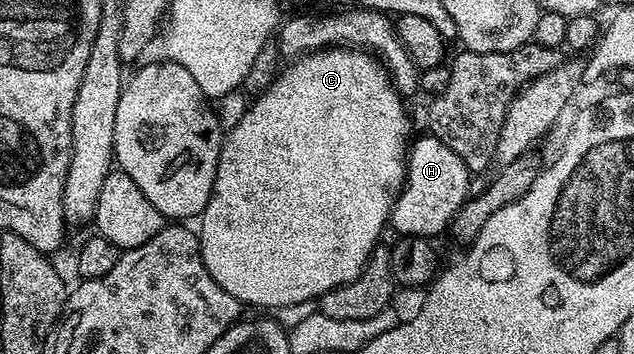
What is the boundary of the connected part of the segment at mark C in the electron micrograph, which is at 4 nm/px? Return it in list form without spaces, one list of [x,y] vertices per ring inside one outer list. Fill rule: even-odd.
[[[327,48],[303,54],[287,66],[290,67],[286,71],[283,69],[262,95],[250,102],[251,106],[243,112],[242,119],[231,130],[229,127],[228,133],[223,137],[222,151],[216,164],[214,191],[210,193],[208,204],[200,215],[202,230],[197,231],[204,268],[208,268],[212,280],[216,280],[216,284],[220,284],[220,288],[224,288],[228,296],[236,296],[236,300],[247,307],[277,308],[314,302],[337,286],[356,280],[356,276],[360,276],[360,272],[370,261],[374,247],[379,245],[381,238],[378,237],[381,236],[382,229],[387,229],[394,199],[398,197],[398,192],[406,181],[406,156],[408,139],[411,137],[410,118],[406,115],[407,103],[395,90],[386,67],[373,54],[358,48]]]

